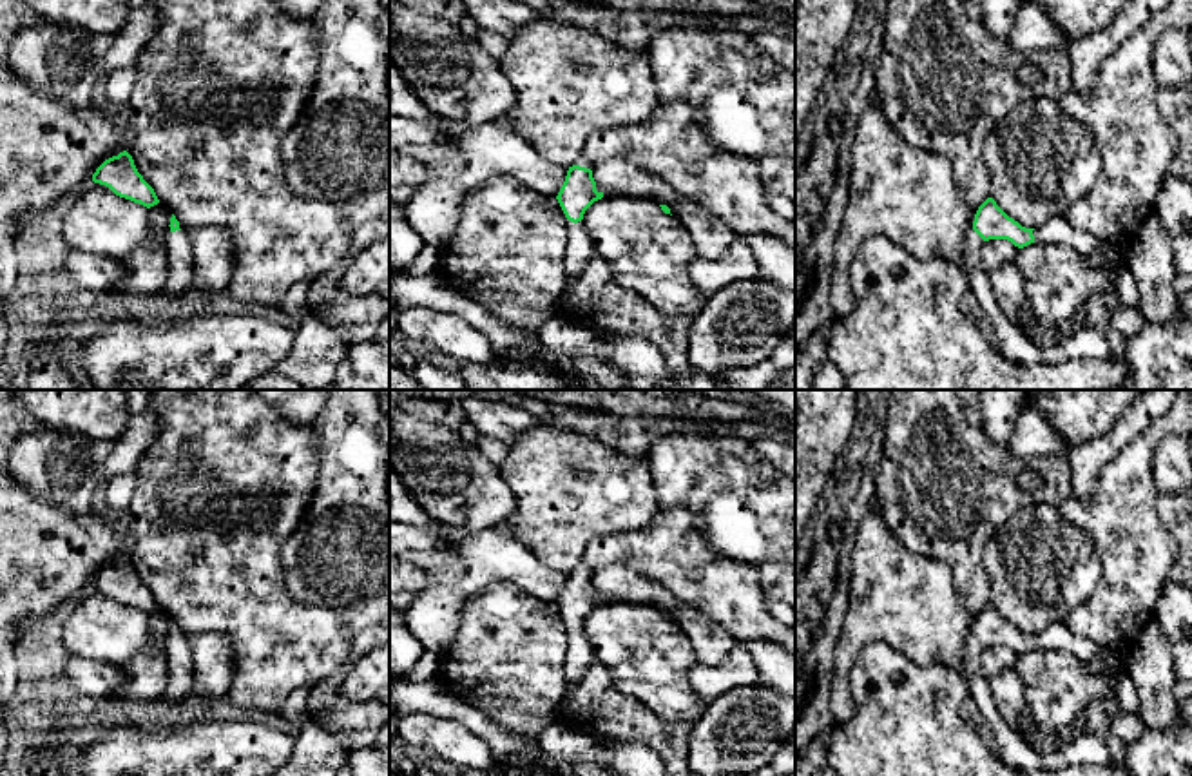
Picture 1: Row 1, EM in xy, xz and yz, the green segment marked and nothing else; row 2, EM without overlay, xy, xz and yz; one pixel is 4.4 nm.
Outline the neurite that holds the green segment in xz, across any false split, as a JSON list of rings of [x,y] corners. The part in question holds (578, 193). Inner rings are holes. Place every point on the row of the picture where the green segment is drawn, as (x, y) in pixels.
[[[580,156],[578,161],[569,167],[565,181],[556,196],[567,223],[567,247],[565,247],[565,277],[567,286],[554,303],[554,315],[565,310],[569,301],[569,286],[580,277],[585,263],[596,252],[589,232],[583,225],[585,210],[598,199],[603,192],[596,190],[596,181],[592,178],[592,163]]]

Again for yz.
[[[987,198],[976,210],[973,230],[966,239],[966,265],[969,290],[991,317],[1000,339],[1000,354],[1018,364],[1065,363],[1074,359],[1110,359],[1112,350],[1101,332],[1081,328],[1071,339],[1051,348],[1040,348],[1002,312],[991,285],[989,272],[980,259],[980,248],[989,239],[1007,239],[1024,248],[1031,243],[1056,243],[1074,248],[1081,256],[1098,250],[1098,239],[1089,232],[1074,228],[1067,216],[1049,219],[1038,228],[1025,228],[1009,218],[993,198]]]

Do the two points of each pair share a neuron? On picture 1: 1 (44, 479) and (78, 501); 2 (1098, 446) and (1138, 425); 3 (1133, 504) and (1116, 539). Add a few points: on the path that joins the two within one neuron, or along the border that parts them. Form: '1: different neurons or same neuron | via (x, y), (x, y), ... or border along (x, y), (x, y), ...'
1: same neuron | via (53, 479), (69, 492)
2: same neuron | via (1107, 446), (1129, 426)
3: same neuron | via (1124, 514), (1124, 530)

